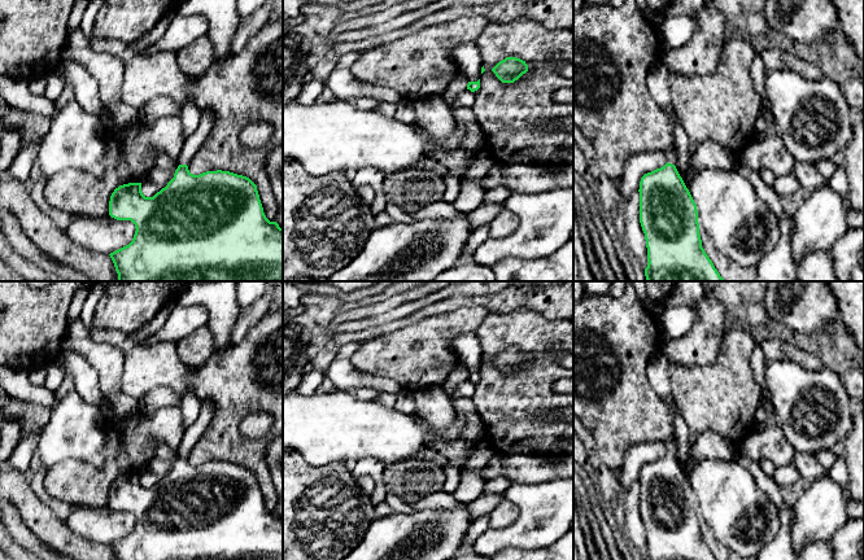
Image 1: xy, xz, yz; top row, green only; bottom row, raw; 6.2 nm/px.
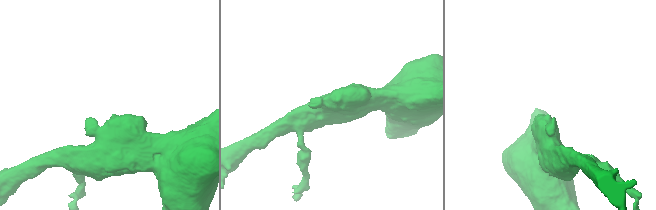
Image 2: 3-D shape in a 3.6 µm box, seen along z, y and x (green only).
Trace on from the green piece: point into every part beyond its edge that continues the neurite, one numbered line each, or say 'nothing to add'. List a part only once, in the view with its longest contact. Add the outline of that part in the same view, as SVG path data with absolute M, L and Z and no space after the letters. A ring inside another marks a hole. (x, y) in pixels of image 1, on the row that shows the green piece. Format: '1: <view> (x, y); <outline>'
1: xy (192, 144); M202 110L197 130L184 141L179 159L176 161L179 165L189 165L193 154L200 149L208 135L211 132L214 123L213 113L210 110Z

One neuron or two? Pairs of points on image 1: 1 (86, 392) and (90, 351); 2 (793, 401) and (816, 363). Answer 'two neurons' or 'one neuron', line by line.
1: two neurons
2: two neurons

